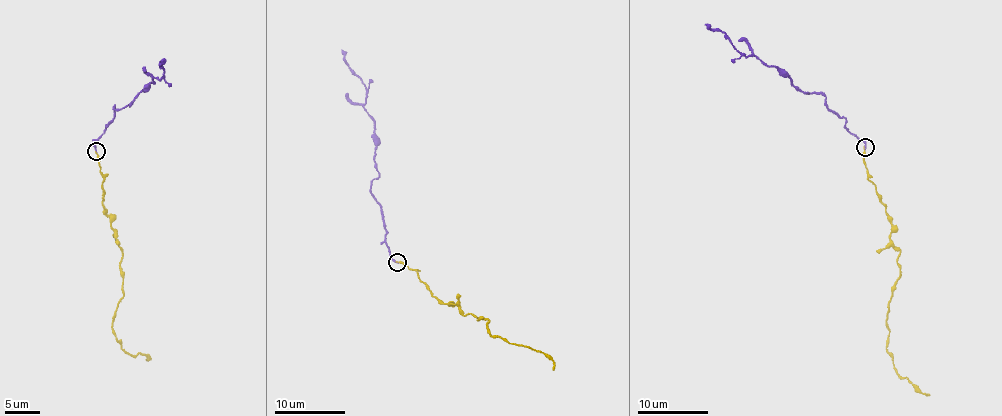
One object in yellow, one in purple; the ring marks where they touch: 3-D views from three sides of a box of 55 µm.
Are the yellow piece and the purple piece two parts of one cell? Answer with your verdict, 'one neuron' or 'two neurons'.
one neuron

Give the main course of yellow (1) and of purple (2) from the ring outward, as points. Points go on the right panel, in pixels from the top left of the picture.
1: (864, 147), (867, 179), (888, 219), (890, 244), (900, 253), (886, 321), (887, 352), (899, 374), (929, 395)
2: (864, 147), (845, 119), (828, 108), (826, 97), (808, 94), (705, 24)

